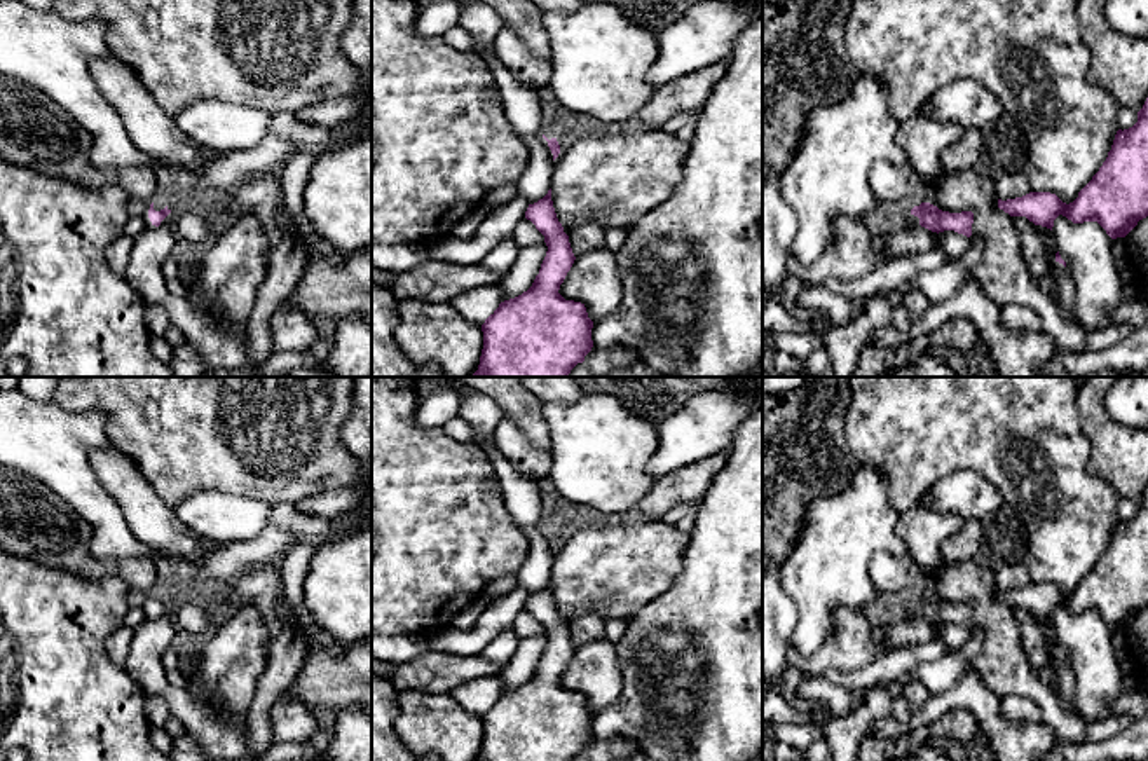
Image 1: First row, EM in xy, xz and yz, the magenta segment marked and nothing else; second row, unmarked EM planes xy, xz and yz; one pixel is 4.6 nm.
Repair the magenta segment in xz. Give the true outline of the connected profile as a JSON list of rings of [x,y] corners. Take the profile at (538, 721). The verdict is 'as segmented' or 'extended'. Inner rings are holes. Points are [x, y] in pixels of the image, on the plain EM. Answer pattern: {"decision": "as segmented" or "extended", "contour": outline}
{"decision": "as segmented", "contour": [[[551,579],[529,595],[525,609],[544,627],[548,642],[532,677],[501,693],[482,716],[478,761],[572,761],[593,738],[593,712],[584,695],[558,684],[576,648],[557,609]]]}

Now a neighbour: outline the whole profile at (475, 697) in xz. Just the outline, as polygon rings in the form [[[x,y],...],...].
[[[487,675],[455,686],[450,695],[468,714],[482,717],[499,698],[501,682],[497,677]]]

